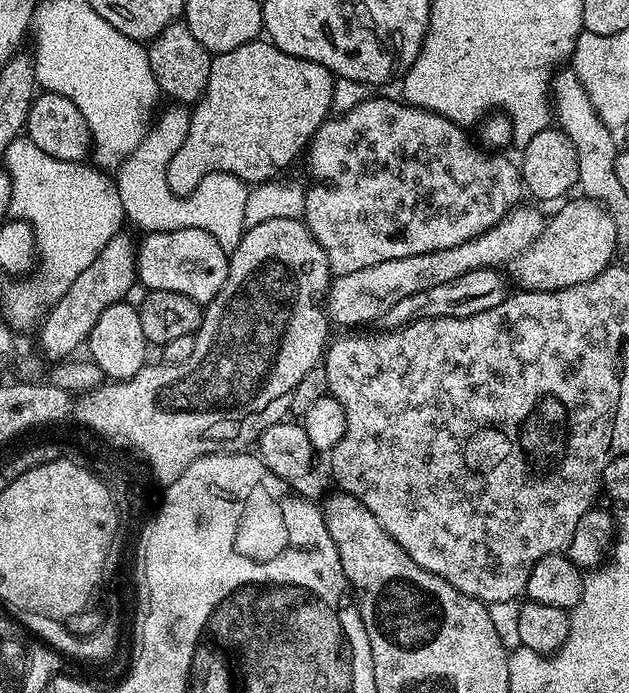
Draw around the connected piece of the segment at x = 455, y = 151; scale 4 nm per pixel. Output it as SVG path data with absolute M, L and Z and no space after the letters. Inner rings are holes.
M367 98L351 111L339 115L337 118L325 120L306 149L308 164L312 167L313 174L320 179L320 184L311 185L302 219L312 232L312 237L322 246L328 264L336 276L351 274L356 270L376 266L380 262L388 262L390 259L407 258L410 255L426 254L434 250L450 250L450 246L458 246L462 242L474 238L479 232L490 230L507 212L521 203L520 195L522 197L525 195L526 189L524 181L520 179L519 167L513 161L511 164L504 154L489 154L477 147L474 140L474 145L472 145L471 138L464 133L467 131L461 125L450 122L433 112L422 111L399 99L396 100Z

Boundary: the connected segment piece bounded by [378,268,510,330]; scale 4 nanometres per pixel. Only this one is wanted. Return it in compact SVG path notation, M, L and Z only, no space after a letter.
M494 268L470 270L470 274L462 274L450 282L442 282L430 290L421 290L419 294L407 295L399 299L390 310L380 317L381 329L391 330L403 328L405 324L413 324L419 320L437 320L438 318L466 318L470 314L482 314L482 310L491 310L510 295L509 281L504 281L505 273Z

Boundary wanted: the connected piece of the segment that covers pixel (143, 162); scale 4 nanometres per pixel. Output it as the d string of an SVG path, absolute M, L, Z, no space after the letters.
M170 106L153 119L151 128L134 148L134 154L120 164L114 176L116 192L122 198L122 210L127 223L141 228L141 233L173 232L174 230L206 230L218 246L226 253L232 253L242 242L246 231L246 198L249 185L234 174L211 172L198 182L189 196L175 196L166 182L166 170L170 158L178 154L178 146L186 142L190 126L190 115L183 107Z

